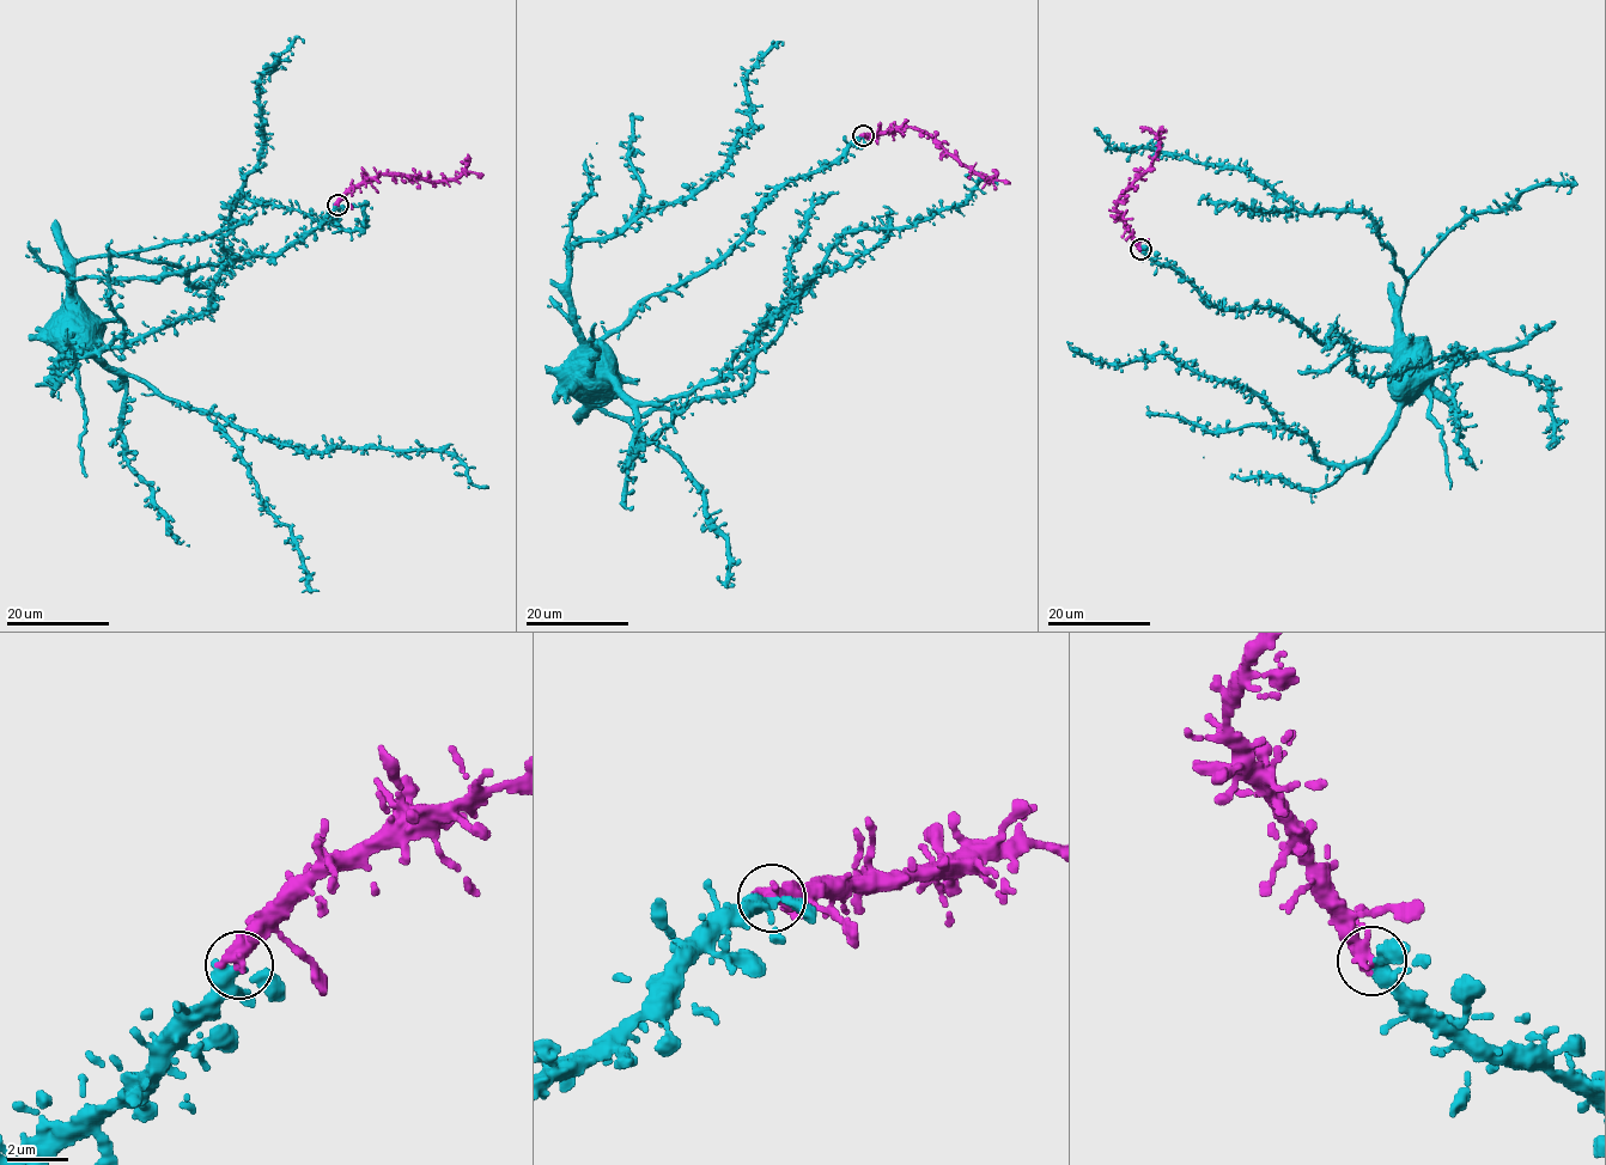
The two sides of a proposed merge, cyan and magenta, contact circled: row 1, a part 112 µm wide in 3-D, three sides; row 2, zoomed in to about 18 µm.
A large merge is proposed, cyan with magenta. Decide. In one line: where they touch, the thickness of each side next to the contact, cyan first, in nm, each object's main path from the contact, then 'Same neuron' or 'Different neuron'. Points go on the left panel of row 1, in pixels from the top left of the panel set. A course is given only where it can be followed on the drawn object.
Place: (338, 205). Thickness 320 nm (cyan) against 360 nm. Course of cyan: (338, 205), (278, 252), (77, 279), (96, 354), (260, 438), (443, 450), (487, 487). Course of magenta: (338, 205), (353, 188), (384, 174), (431, 182), (454, 178), (464, 168), (468, 154). Same neuron

